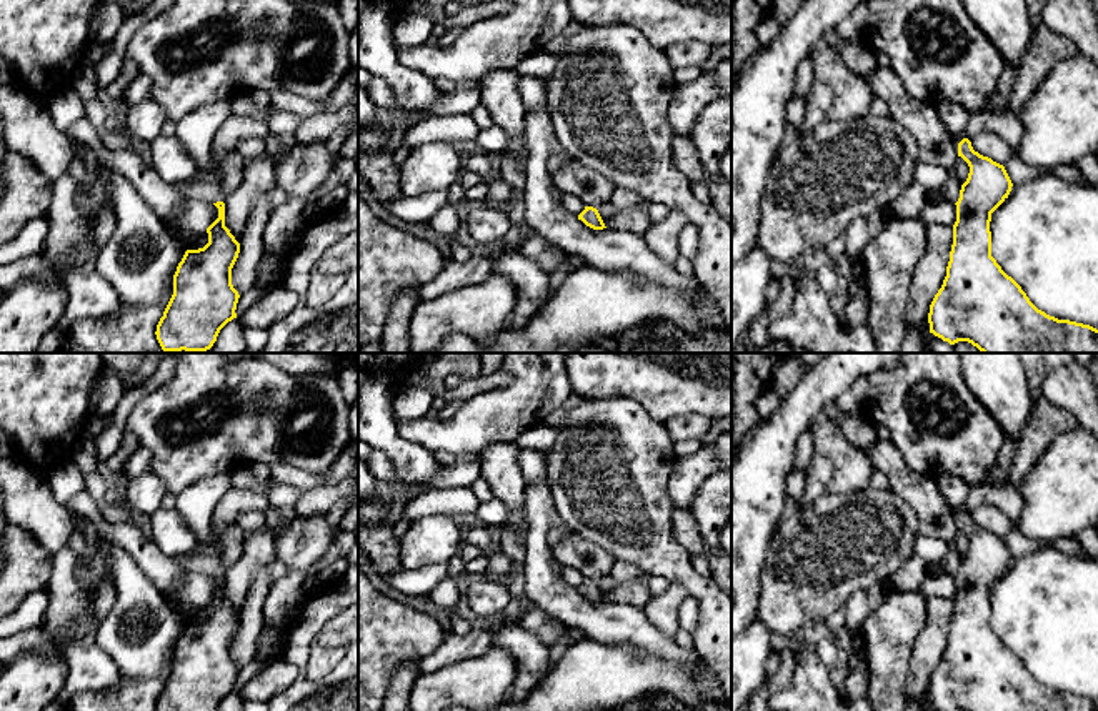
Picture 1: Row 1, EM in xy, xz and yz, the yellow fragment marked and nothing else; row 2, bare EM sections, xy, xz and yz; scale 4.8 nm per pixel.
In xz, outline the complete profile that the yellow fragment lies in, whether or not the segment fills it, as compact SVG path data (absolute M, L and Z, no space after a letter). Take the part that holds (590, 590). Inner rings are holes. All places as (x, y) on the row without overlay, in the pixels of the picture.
M573 531L551 549L561 566L575 568L585 576L585 583L578 588L578 593L593 603L606 601L596 581L610 574L615 563L615 558L608 551Z

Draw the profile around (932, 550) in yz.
M920 534L915 541L915 554L918 554L926 564L941 563L948 548L946 543L931 536Z

